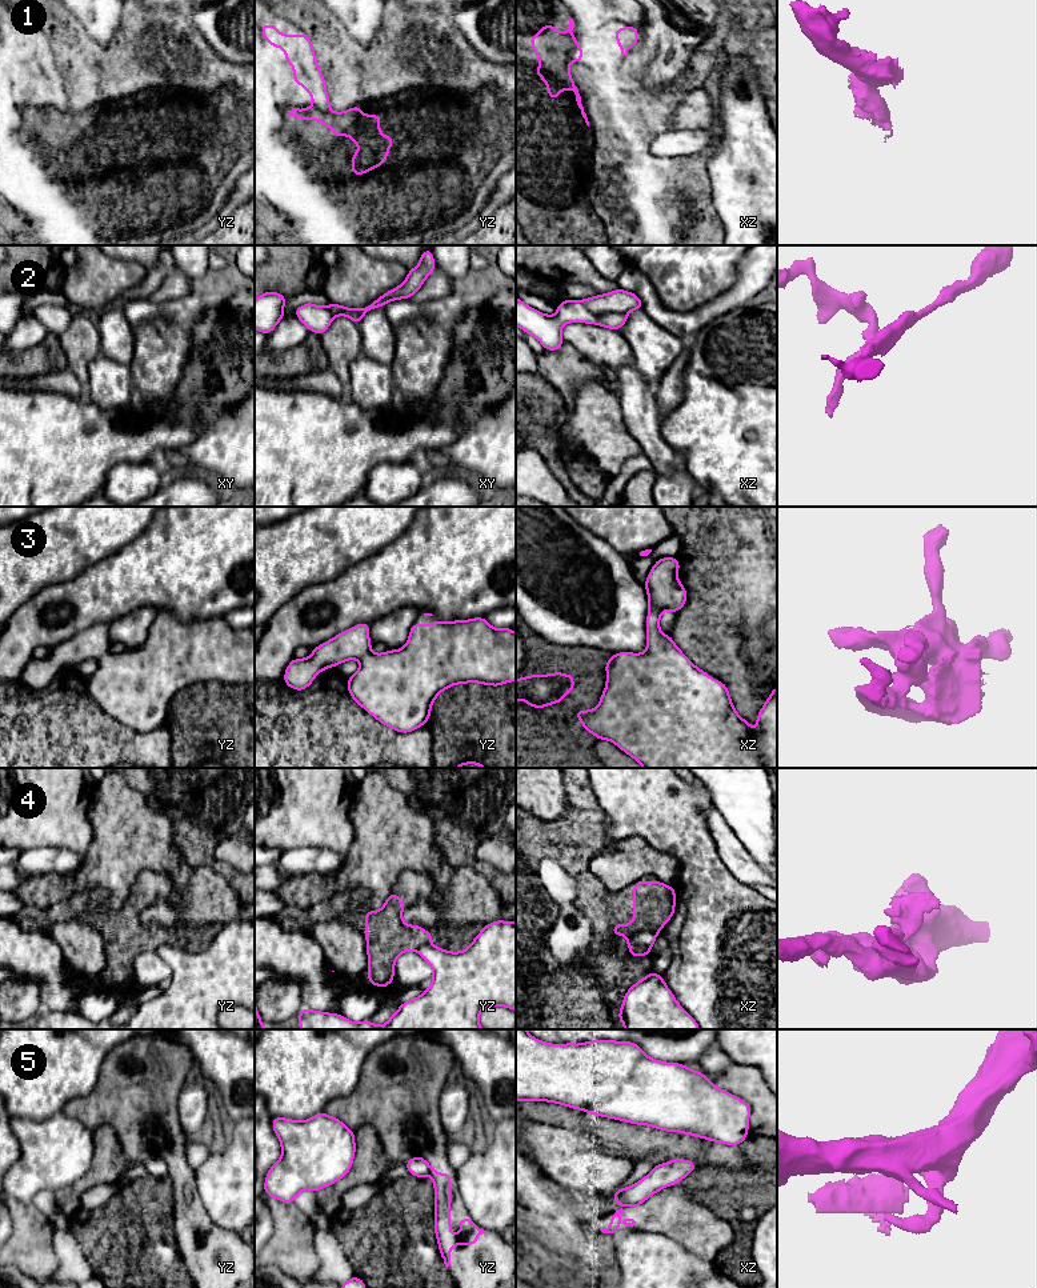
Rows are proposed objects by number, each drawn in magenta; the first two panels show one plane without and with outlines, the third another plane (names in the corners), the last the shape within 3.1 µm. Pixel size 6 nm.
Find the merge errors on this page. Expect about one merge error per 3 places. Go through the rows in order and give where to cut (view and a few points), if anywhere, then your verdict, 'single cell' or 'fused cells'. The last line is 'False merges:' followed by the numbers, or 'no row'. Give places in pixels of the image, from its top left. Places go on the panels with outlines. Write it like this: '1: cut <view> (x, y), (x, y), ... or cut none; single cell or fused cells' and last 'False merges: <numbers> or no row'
1: cut xz (576, 43), (569, 51), (569, 59); fused cells
2: cut xz (581, 302), (597, 315), (625, 315); fused cells
3: cut none; single cell
4: cut xz (657, 931), (640, 931), (628, 943); fused cells
5: cut yz (428, 1166), (429, 1175); fused cells
False merges: 1, 2, 4, 5

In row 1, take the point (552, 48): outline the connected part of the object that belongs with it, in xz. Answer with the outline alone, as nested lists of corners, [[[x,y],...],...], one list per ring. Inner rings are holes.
[[[569,19],[569,27],[562,35],[553,24],[542,25],[528,41],[532,43],[532,49],[537,53],[537,61],[542,64],[534,69],[534,73],[545,81],[549,100],[557,100],[562,89],[572,91],[576,95],[581,115],[589,127],[586,113],[581,104],[581,96],[569,73],[569,51],[577,44],[576,37],[572,35],[573,28],[573,19]]]

